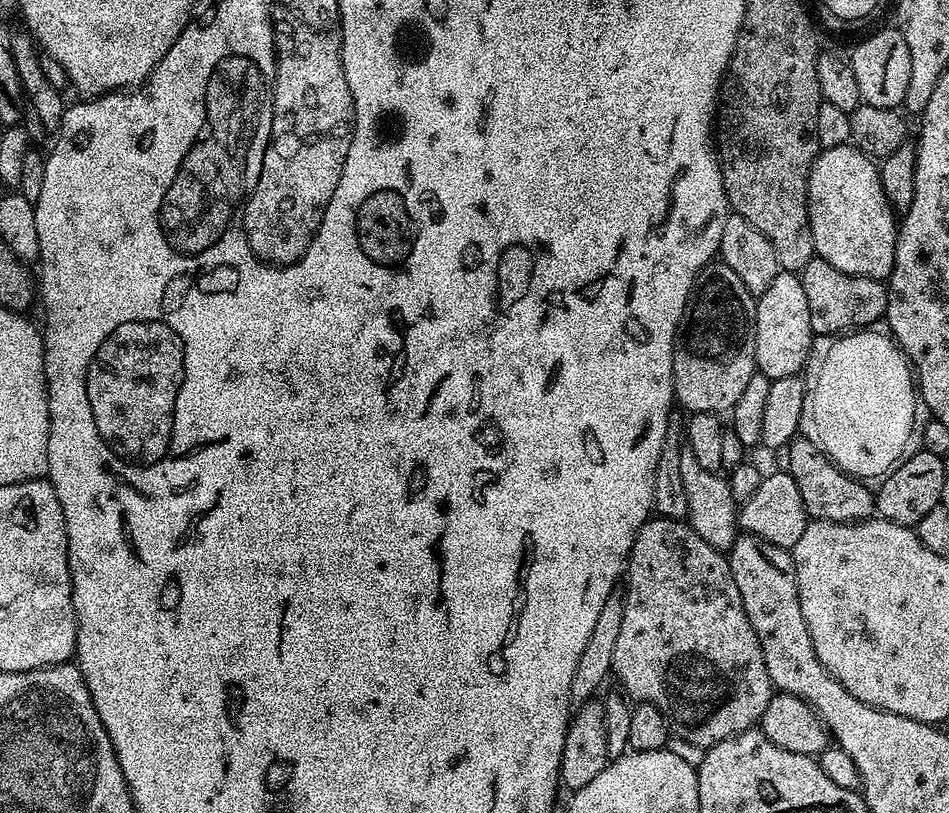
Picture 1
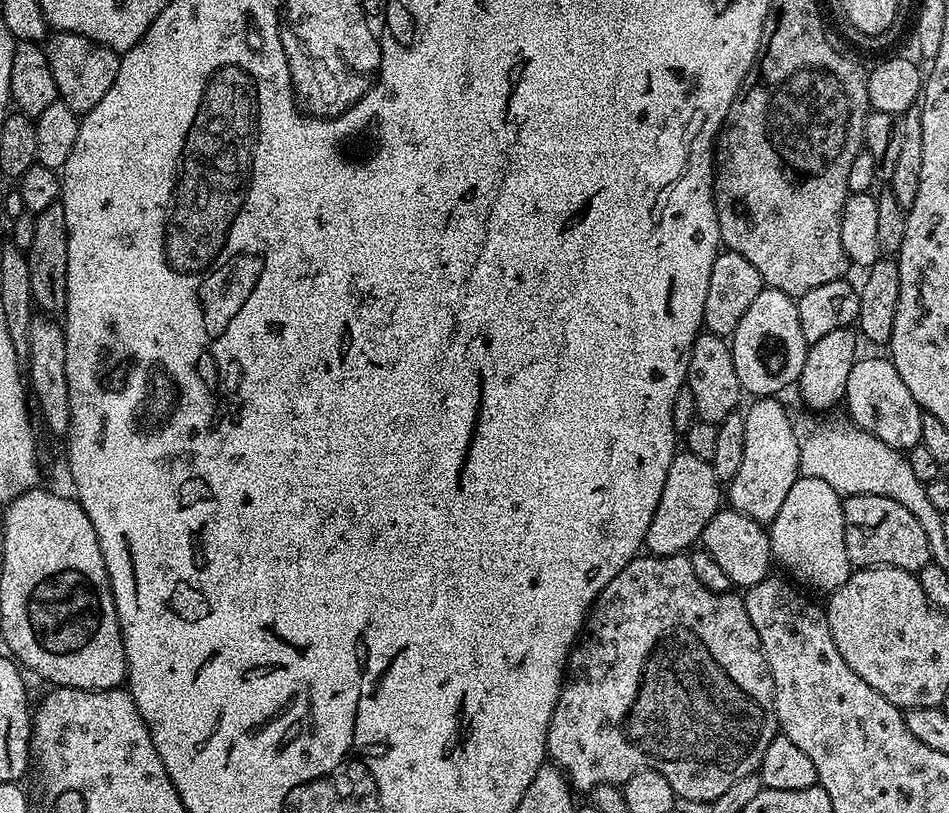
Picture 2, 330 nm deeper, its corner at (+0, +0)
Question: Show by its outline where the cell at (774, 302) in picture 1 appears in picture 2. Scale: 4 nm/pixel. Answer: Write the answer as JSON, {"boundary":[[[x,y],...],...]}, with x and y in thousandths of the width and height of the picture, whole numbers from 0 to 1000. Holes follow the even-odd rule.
{"boundary":[[[806,352],[799,367],[782,386],[782,396],[778,396],[778,406],[769,415],[773,455],[778,460],[778,470],[789,488],[818,487],[825,477],[830,477],[842,469],[845,460],[845,445],[849,445],[851,422],[845,416],[845,396],[841,396],[840,370],[836,365],[824,362],[824,357],[816,357]]]}

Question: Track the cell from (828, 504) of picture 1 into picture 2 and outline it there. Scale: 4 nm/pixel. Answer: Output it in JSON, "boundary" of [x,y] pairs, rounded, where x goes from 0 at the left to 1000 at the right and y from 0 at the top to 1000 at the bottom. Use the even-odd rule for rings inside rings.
{"boundary":[[[925,608],[888,611],[891,681],[899,700],[949,699],[968,706],[972,696],[982,692],[980,665],[967,637],[955,627],[955,622],[942,617],[942,613],[929,613]]]}

